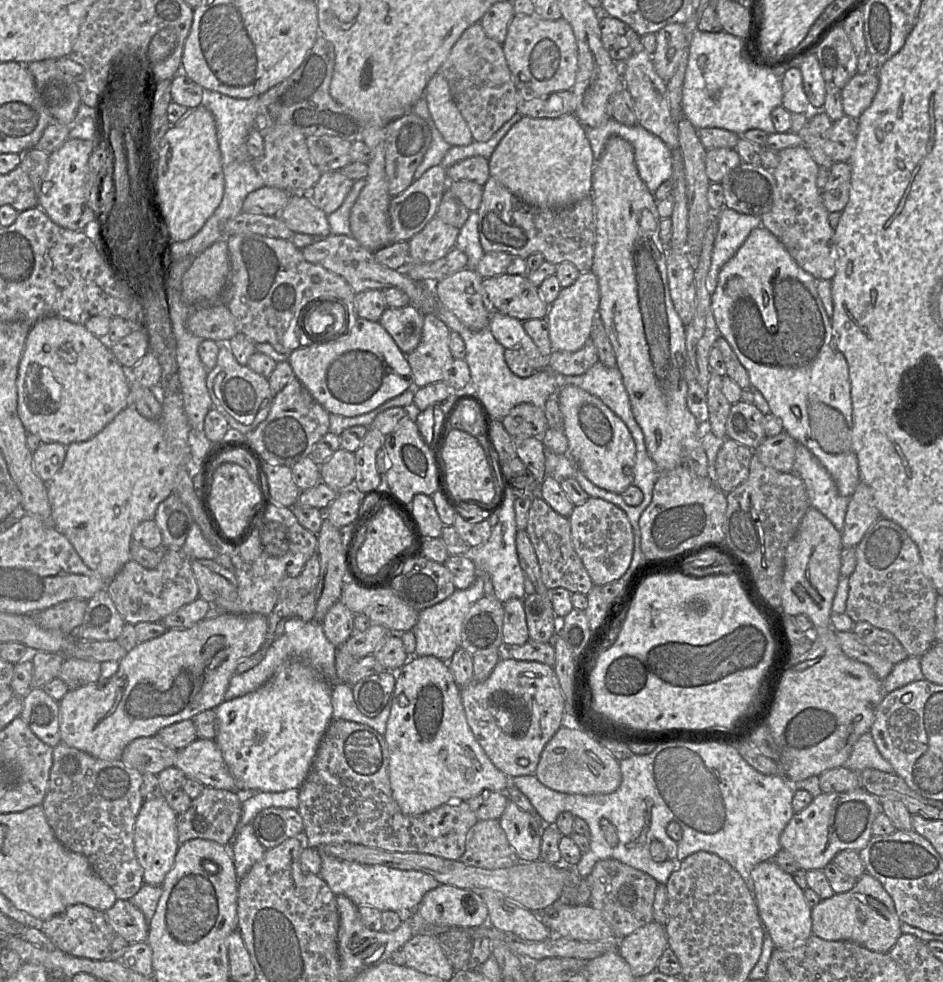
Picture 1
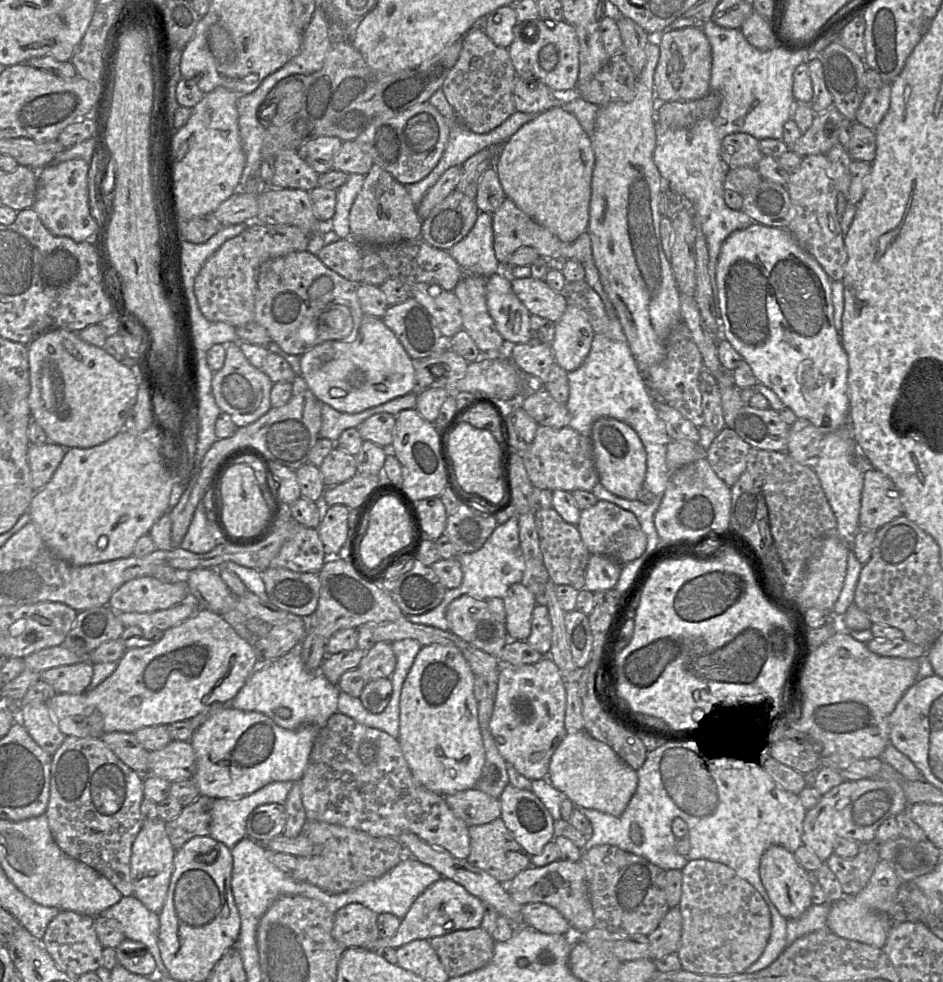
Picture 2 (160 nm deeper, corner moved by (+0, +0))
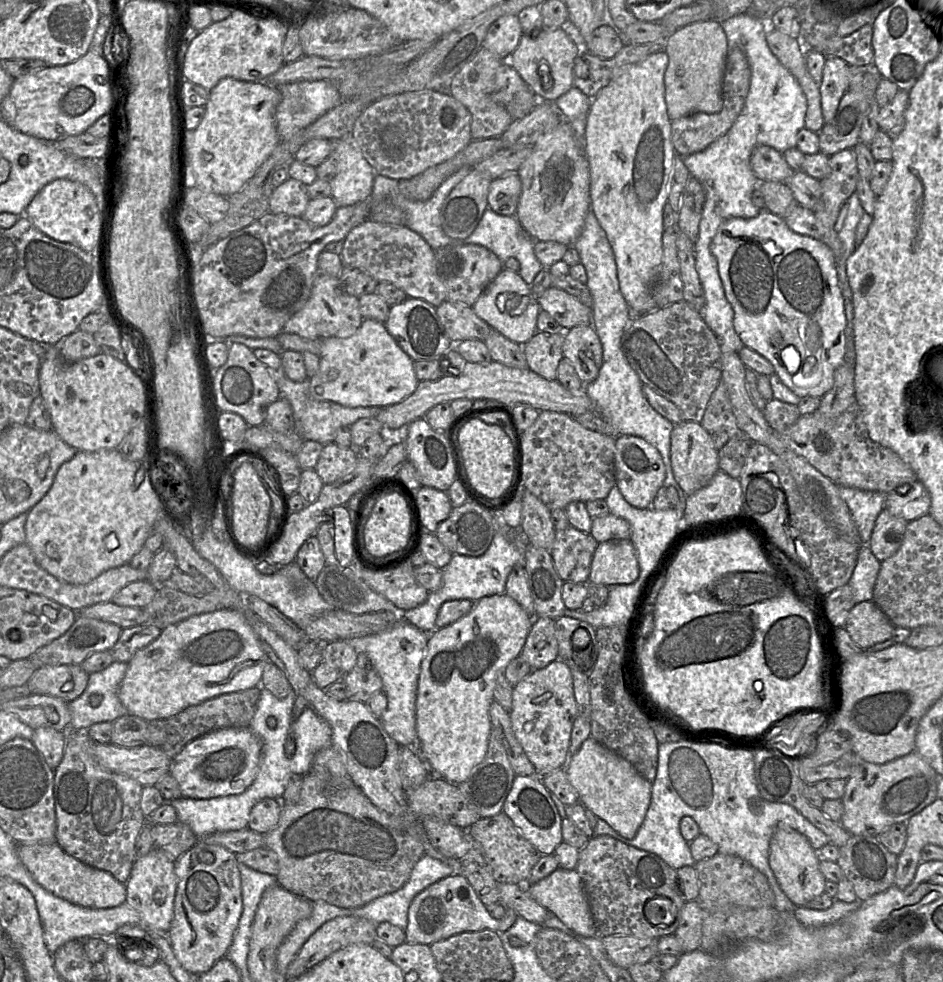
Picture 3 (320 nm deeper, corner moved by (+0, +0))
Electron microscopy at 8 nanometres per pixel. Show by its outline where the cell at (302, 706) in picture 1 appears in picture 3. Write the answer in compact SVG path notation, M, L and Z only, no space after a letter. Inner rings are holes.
M226 728L211 732L188 743L173 759L170 774L179 784L183 798L211 799L237 795L253 783L260 762L261 743L250 728Z

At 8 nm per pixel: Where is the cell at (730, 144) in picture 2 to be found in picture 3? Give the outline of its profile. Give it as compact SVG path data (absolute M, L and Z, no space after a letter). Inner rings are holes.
M766 145L754 147L750 166L759 181L785 182L794 173L785 161L783 153Z

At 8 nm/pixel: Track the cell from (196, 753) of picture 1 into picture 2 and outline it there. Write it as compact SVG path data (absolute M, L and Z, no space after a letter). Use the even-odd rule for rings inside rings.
M171 741L160 750L149 752L148 774L168 782L189 780L194 774L196 756L190 741Z

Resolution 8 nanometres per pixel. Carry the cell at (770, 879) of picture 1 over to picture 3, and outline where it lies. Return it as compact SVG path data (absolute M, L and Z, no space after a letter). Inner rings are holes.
M778 825L770 841L769 865L781 890L796 907L806 906L825 891L826 879L819 862L819 853L806 836L786 825Z

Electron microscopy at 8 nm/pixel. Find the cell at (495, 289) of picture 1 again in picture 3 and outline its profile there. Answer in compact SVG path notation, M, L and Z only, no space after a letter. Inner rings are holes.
M549 287L537 297L537 301L540 309L556 320L561 331L568 331L578 325L591 324L592 308L559 288Z

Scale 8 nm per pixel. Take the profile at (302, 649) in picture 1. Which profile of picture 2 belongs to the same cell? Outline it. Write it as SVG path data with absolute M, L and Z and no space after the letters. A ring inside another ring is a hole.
M301 643L266 666L259 666L244 686L229 702L229 706L242 711L256 711L270 717L278 726L293 730L302 725L323 727L337 711L337 684L331 683L320 670L310 671L301 657ZM286 707L291 711L288 718L277 715L277 709Z

